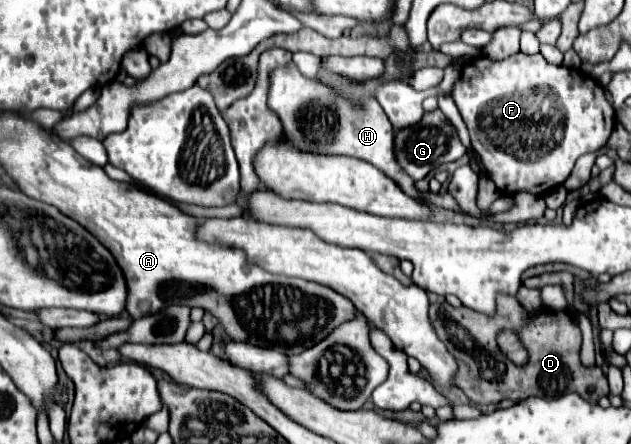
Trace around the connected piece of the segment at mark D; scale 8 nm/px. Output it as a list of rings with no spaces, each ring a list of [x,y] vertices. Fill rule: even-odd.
[[[498,294],[496,304],[498,306],[494,314],[482,314],[466,306],[454,308],[450,304],[432,304],[430,308],[432,328],[436,336],[448,346],[448,350],[454,352],[460,366],[456,384],[464,390],[470,402],[496,404],[504,398],[512,402],[522,402],[530,396],[554,398],[558,394],[576,392],[586,402],[598,404],[602,396],[608,396],[608,382],[602,370],[598,366],[584,368],[580,364],[582,336],[568,312],[540,314],[528,324],[526,312],[514,296]],[[500,328],[520,330],[520,338],[530,352],[530,362],[526,366],[512,366],[512,362],[500,352],[500,348],[496,346],[496,334]]]

